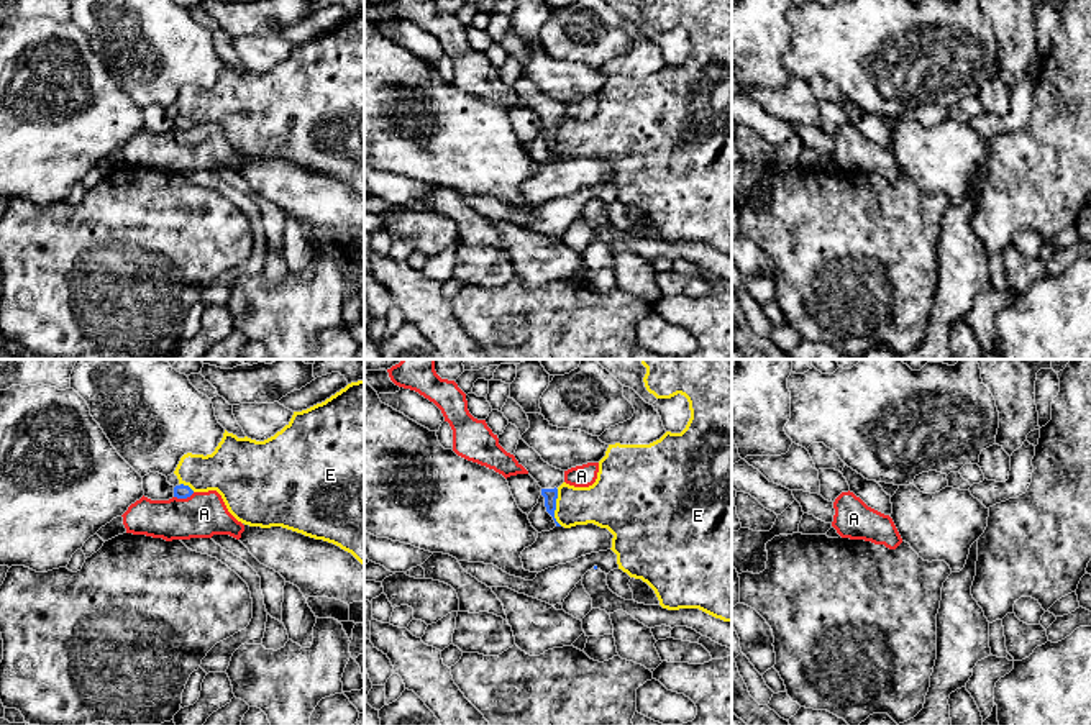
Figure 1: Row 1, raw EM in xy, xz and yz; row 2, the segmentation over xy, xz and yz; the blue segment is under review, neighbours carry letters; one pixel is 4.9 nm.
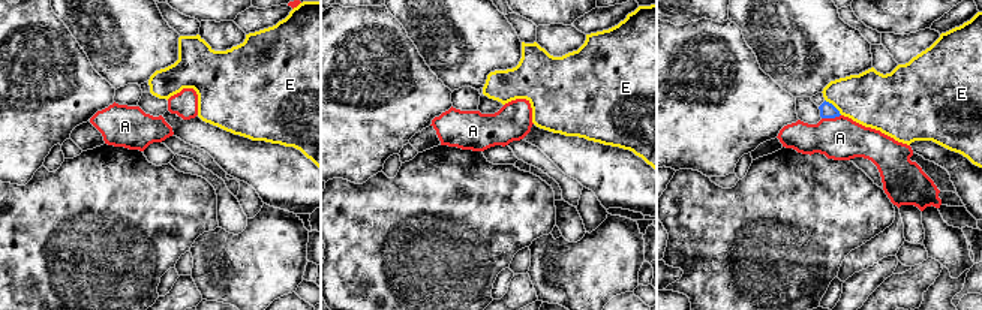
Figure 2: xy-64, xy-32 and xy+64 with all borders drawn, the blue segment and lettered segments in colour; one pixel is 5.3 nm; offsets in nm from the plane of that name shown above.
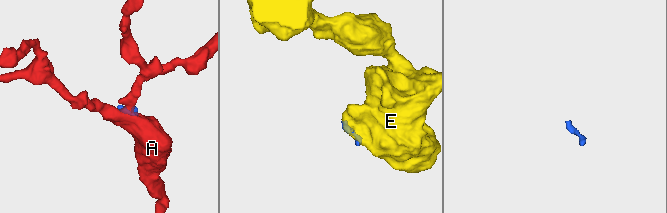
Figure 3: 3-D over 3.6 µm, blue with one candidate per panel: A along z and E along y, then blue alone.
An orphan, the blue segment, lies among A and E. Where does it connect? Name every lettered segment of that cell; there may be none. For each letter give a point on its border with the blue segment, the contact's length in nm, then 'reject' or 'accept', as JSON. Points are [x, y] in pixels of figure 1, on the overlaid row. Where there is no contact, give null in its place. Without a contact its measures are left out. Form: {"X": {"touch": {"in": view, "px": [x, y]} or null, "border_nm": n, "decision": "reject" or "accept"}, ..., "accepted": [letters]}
{"A": {"touch": {"in": "xy", "px": [184, 497]}, "border_nm": 110, "decision": "reject"}, "E": {"touch": {"in": "xz", "px": [555, 507]}, "border_nm": 190, "decision": "reject"}, "accepted": []}

